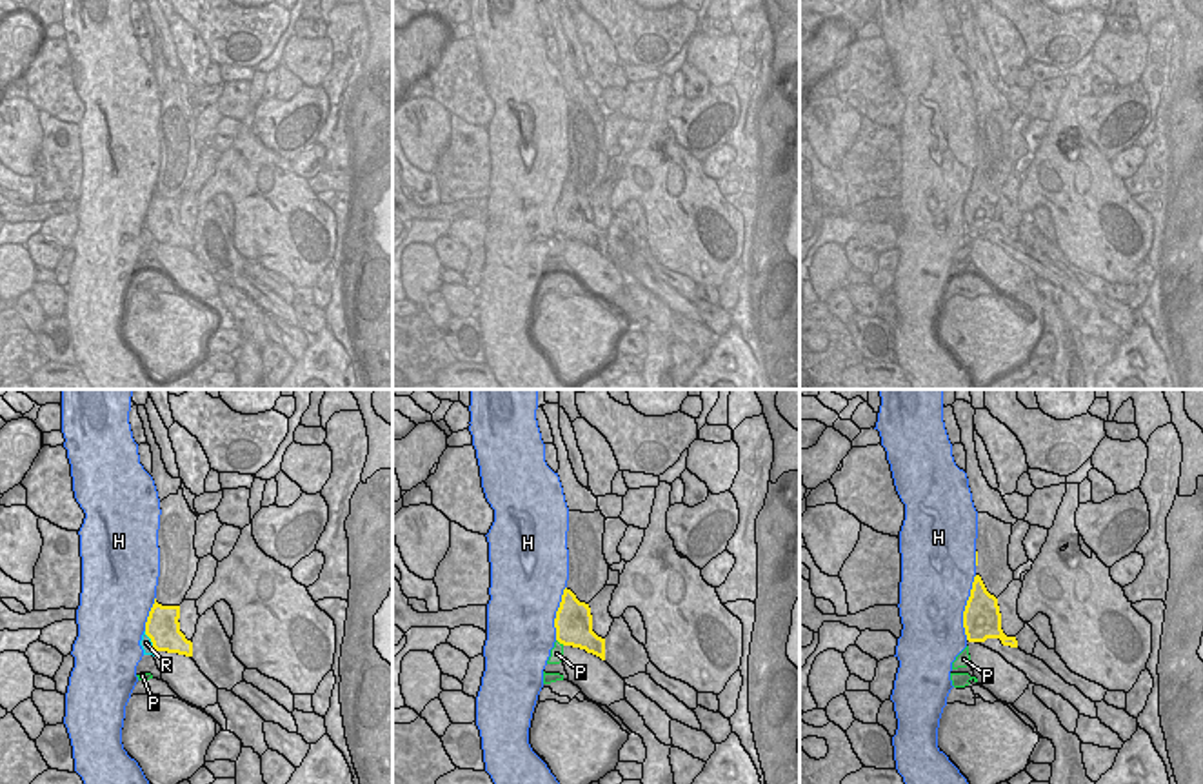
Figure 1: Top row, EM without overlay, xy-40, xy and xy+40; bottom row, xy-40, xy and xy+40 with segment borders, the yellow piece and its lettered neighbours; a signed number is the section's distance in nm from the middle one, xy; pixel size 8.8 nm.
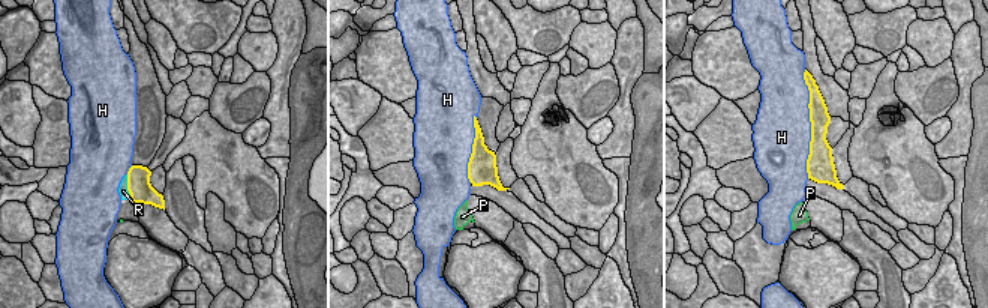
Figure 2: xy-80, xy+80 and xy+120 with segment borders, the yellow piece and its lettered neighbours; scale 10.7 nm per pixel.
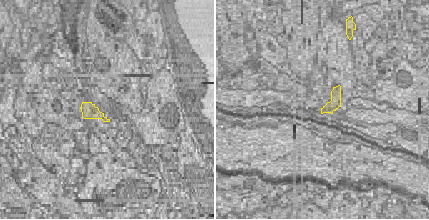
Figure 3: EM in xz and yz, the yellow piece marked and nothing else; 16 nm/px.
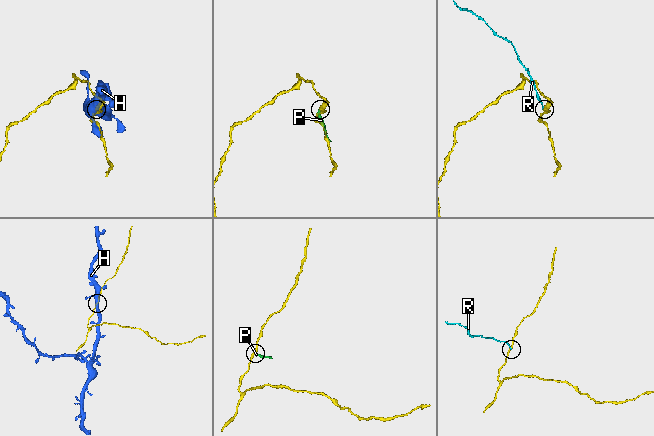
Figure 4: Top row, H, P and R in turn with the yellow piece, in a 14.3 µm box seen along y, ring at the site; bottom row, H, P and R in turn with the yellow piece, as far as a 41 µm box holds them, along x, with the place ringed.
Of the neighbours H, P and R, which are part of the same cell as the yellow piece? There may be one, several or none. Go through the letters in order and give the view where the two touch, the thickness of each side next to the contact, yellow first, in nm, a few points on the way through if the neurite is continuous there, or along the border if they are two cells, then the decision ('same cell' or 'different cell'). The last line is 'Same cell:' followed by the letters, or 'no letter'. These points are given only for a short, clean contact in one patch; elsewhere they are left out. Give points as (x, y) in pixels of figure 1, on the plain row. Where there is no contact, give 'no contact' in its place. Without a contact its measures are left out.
H: contact in xy+40; calibres 340 and 480 nm; different cell
P: contact in xy; calibres 340 and 130 nm; border xy (556, 231), (564, 237); different cell
R: contact in xy-40; calibres 300 and 100 nm; border xy-40 (144, 224), (157, 242); different cell
Same cell: no letter

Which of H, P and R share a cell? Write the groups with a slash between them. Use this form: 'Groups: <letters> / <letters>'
Groups: H / P R

